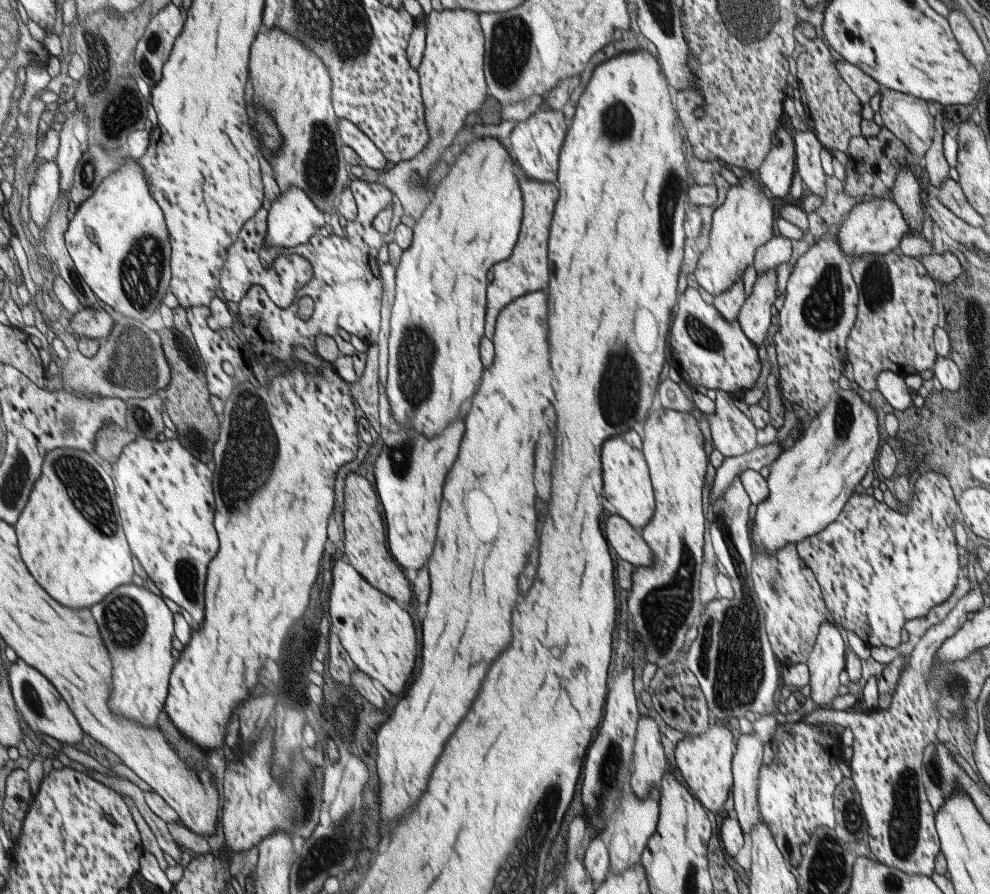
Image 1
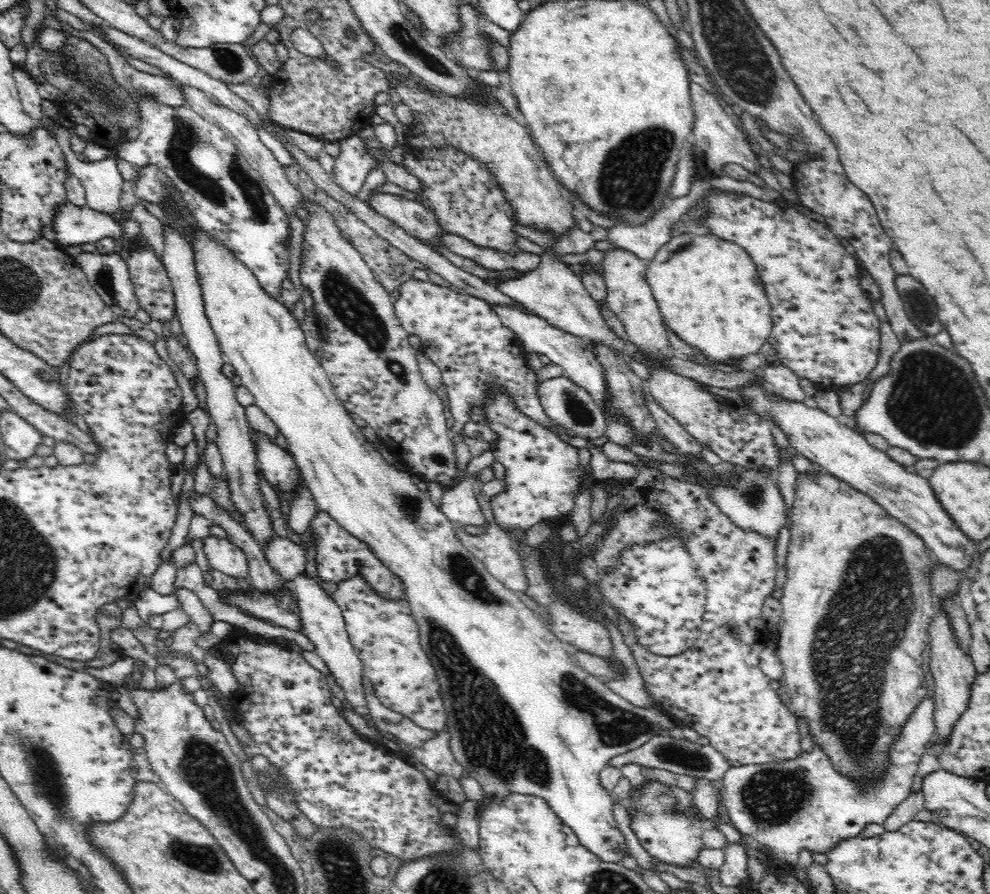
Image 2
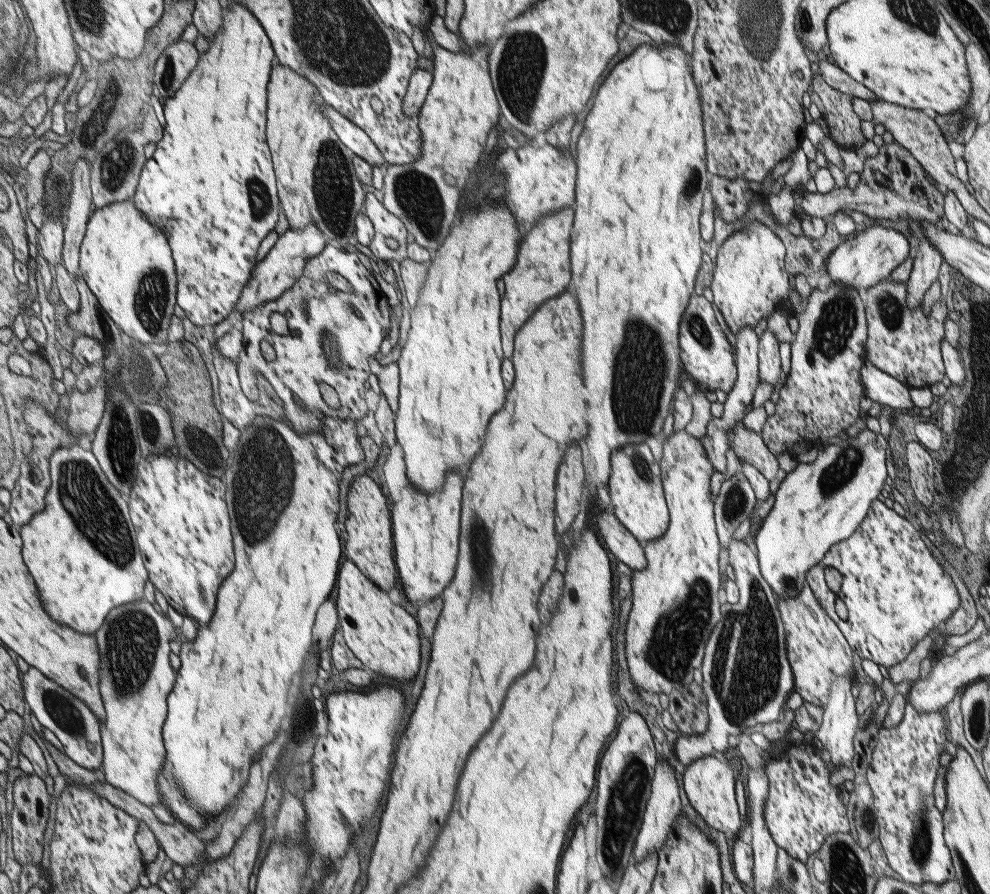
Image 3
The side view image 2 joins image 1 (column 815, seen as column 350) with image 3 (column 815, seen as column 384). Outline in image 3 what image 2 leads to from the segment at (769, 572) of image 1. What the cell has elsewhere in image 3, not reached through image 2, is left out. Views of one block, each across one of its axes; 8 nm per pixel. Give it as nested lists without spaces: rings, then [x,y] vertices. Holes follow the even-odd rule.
[[[805,584],[799,596],[779,598],[777,605],[787,632],[788,655],[797,678],[796,687],[803,700],[816,707],[826,707],[830,698],[832,683],[845,674],[854,676],[854,652],[845,639],[839,626],[826,614],[814,596],[812,589]]]

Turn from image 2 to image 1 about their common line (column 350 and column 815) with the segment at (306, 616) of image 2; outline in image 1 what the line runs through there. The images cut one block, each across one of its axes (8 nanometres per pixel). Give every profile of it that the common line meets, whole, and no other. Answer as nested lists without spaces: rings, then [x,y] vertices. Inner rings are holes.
[[[823,622],[821,624],[816,644],[814,644],[812,652],[807,660],[807,666],[810,672],[811,687],[811,700],[814,708],[816,709],[830,709],[827,705],[830,705],[834,698],[841,698],[838,693],[840,688],[840,672],[845,670],[846,664],[846,644],[842,639],[842,634],[838,631],[838,628],[830,623]]]

